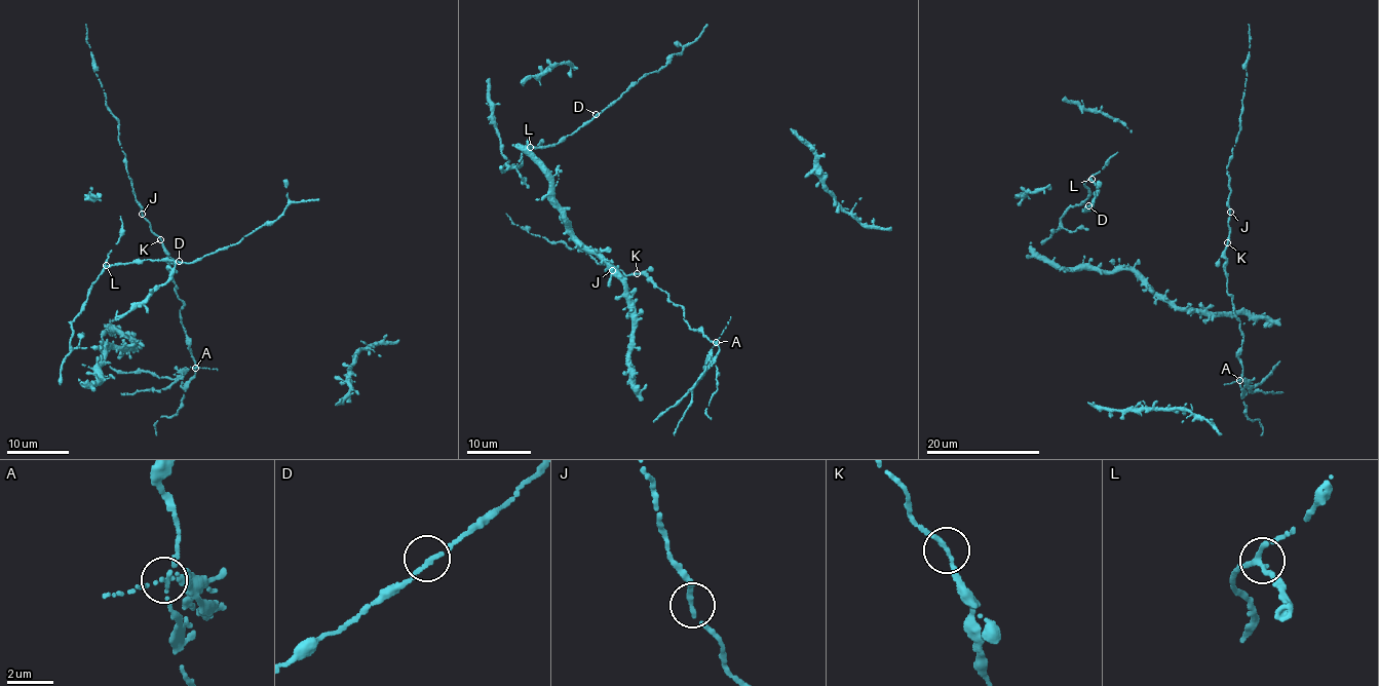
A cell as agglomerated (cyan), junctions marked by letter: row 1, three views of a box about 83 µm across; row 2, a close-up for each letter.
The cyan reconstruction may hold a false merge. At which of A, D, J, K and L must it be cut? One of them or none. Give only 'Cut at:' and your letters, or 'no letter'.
Cut at: A

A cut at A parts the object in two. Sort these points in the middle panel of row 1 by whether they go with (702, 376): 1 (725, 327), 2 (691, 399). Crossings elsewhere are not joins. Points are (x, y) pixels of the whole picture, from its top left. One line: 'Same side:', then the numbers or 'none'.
Same side: 1, 2

